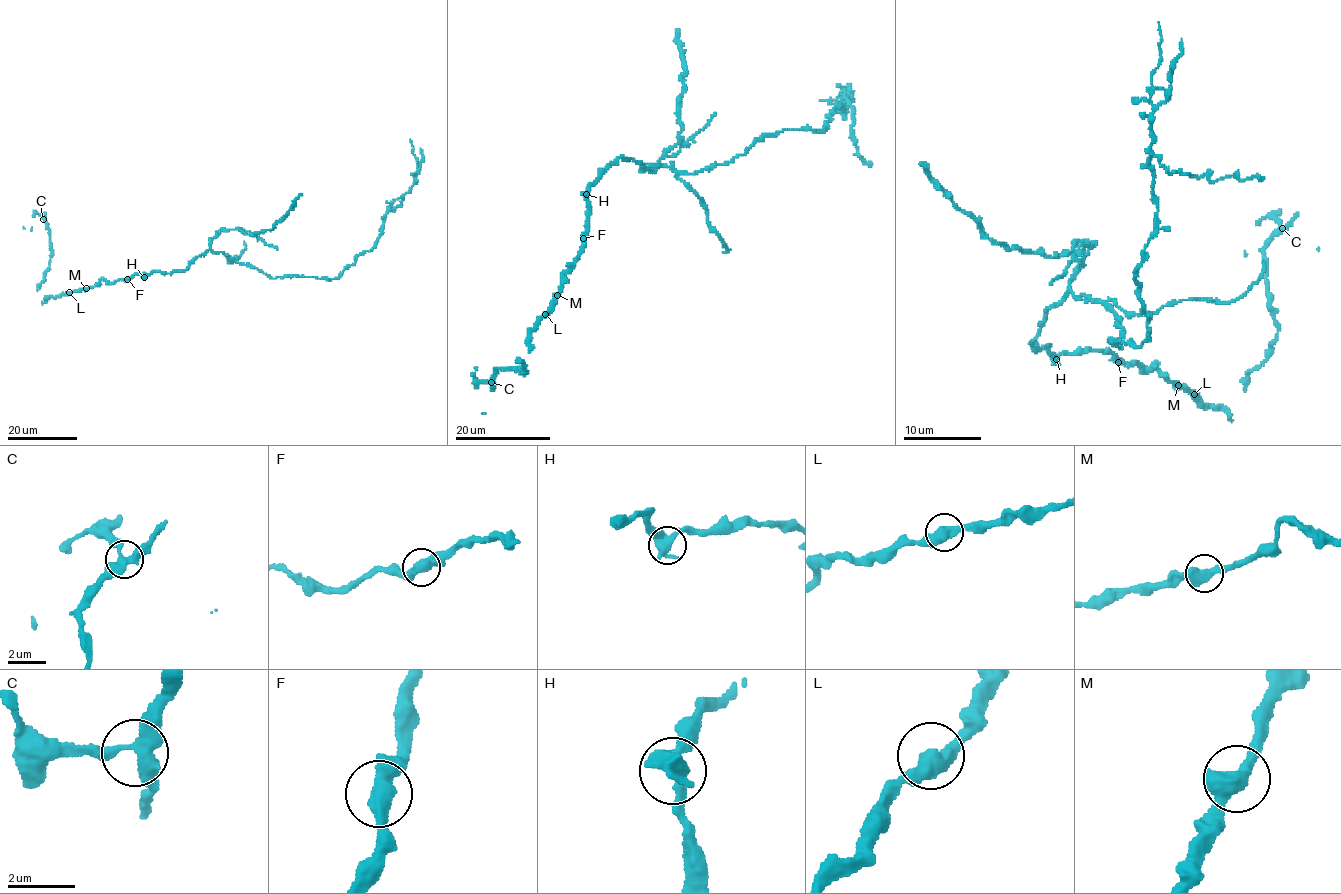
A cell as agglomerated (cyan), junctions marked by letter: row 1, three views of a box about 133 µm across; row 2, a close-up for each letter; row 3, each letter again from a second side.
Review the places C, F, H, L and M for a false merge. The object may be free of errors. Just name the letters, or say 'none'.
none

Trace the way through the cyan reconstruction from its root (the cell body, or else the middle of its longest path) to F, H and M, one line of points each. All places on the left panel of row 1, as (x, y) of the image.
F: (204, 255), (198, 256), (184, 270), (136, 273), (127, 279)
H: (204, 255), (198, 256), (184, 270), (154, 271), (144, 277)
M: (204, 255), (198, 256), (184, 270), (136, 273), (114, 283), (101, 279), (86, 288)

